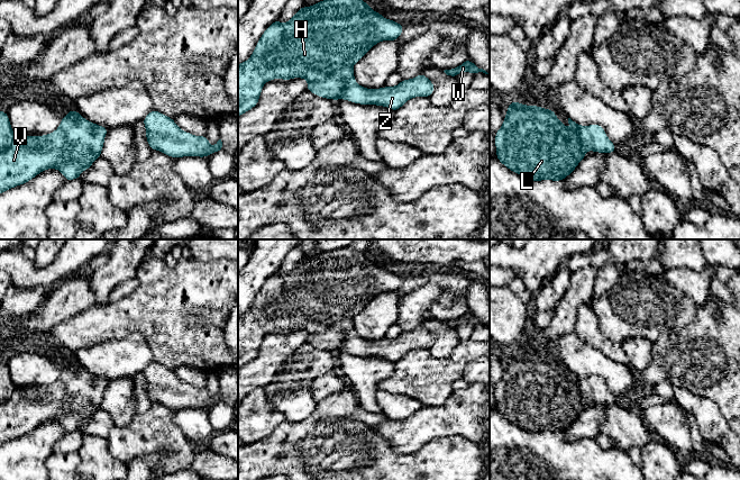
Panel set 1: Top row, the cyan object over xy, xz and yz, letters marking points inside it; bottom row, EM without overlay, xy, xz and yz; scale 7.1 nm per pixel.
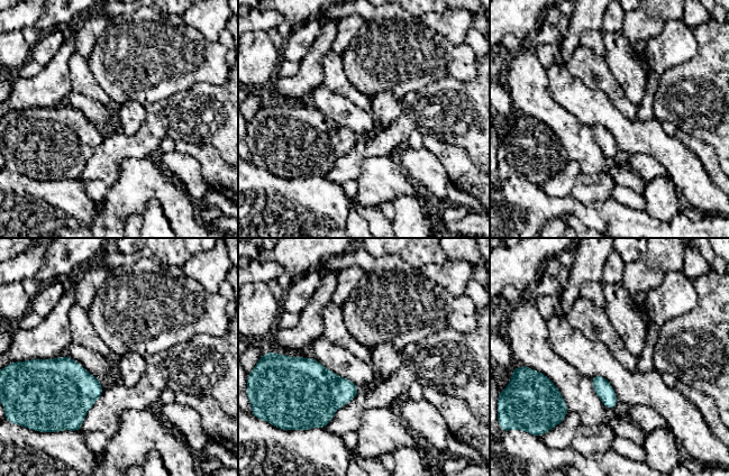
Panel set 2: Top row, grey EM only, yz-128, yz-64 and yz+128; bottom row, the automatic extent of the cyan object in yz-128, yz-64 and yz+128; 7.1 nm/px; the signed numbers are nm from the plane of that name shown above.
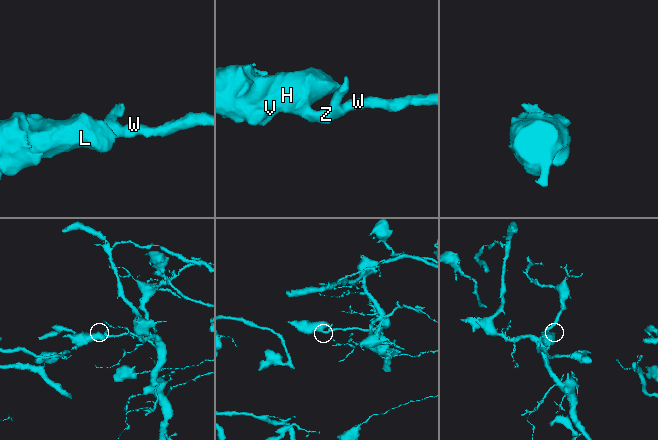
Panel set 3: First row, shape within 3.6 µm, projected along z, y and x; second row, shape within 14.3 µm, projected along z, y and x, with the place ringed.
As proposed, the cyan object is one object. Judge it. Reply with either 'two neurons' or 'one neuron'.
one neuron

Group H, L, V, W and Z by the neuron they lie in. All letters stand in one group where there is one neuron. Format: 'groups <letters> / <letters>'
groups H L V W Z

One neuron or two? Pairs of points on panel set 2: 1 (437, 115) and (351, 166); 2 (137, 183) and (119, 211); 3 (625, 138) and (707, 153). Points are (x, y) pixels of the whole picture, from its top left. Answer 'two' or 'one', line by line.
1: one
2: one
3: two

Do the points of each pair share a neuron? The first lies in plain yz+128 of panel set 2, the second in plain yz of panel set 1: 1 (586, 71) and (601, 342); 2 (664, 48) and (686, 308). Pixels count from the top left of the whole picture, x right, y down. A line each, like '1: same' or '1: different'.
1: same
2: different

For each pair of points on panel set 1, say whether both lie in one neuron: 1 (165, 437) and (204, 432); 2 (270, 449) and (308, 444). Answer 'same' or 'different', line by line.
1: different
2: same

